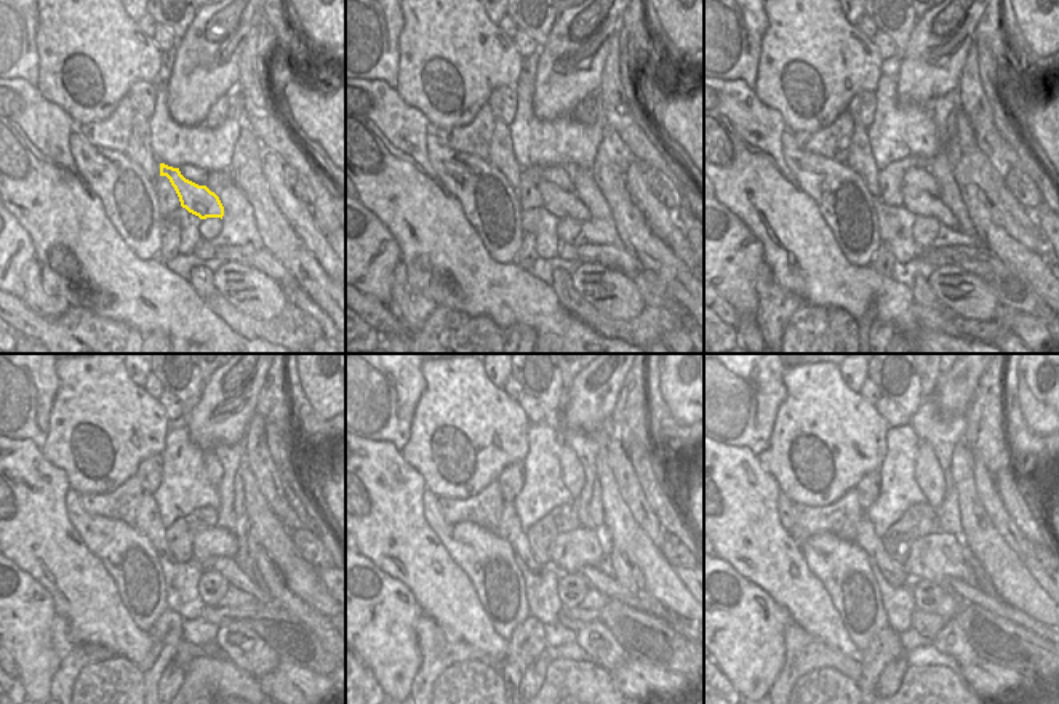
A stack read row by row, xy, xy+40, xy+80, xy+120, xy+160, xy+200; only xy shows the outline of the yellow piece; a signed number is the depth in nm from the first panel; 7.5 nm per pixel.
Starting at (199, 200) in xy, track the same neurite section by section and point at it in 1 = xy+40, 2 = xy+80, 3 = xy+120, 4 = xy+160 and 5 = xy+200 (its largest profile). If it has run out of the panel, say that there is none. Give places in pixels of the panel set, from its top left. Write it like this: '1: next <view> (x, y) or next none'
1: next xy+40 (559, 202)
2: next xy+80 (923, 205)
3: next xy+120 (226, 567)
4: next xy+160 (597, 580)
5: next xy+200 (971, 594)

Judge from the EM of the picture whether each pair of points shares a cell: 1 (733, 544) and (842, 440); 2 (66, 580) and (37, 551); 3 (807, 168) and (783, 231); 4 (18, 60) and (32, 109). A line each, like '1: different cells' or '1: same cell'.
1: different cells
2: same cell
3: different cells
4: different cells

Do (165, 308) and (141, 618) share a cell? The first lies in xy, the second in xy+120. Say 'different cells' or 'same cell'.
different cells

